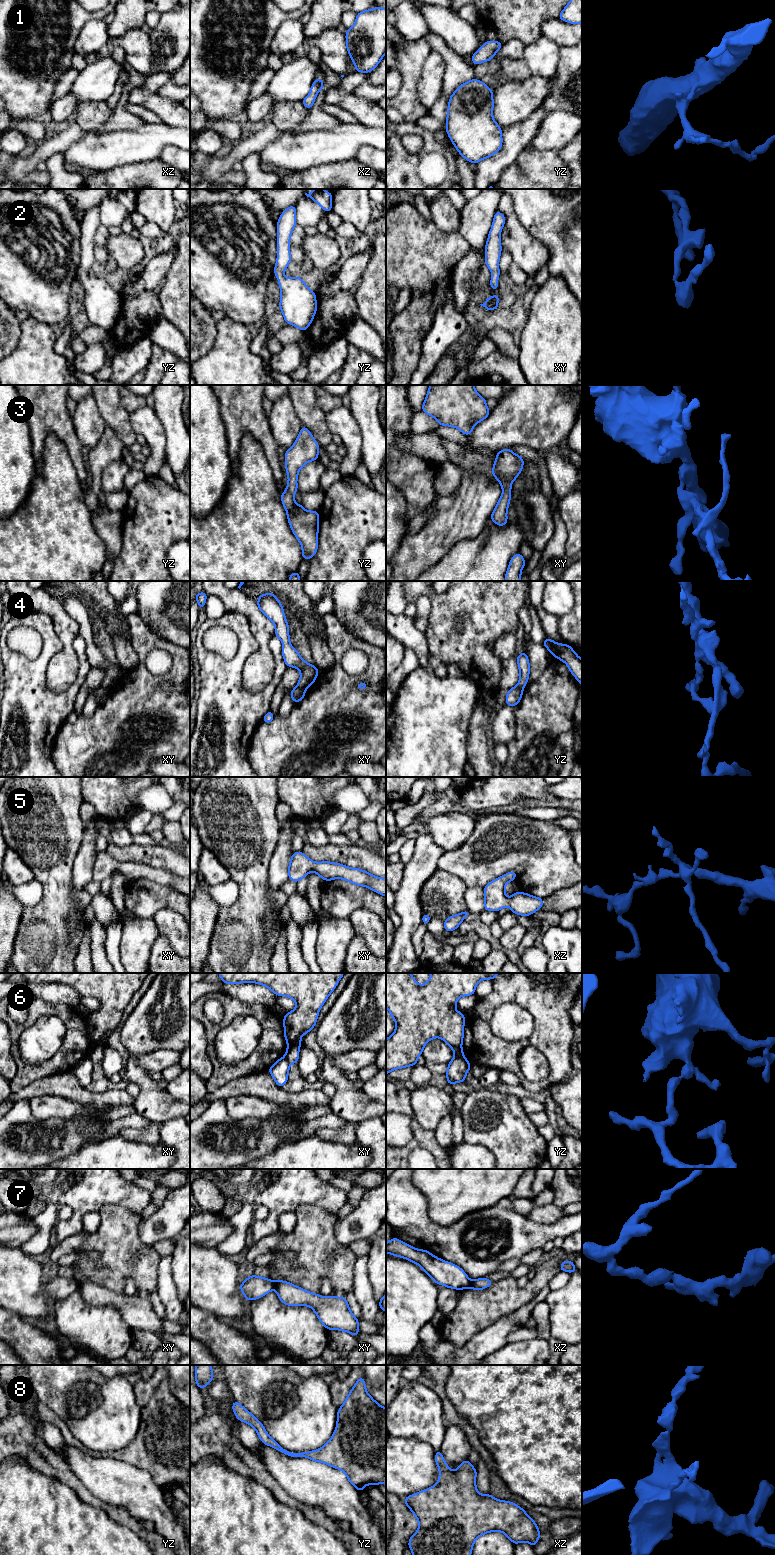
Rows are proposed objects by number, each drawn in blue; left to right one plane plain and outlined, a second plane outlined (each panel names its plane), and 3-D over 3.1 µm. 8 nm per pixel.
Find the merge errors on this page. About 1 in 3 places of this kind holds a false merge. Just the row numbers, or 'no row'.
4, 6, 7

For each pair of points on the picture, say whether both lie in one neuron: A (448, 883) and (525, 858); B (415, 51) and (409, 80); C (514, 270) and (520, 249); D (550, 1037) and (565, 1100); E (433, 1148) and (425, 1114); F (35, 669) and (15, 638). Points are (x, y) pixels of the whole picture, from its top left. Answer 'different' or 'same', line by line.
A: different
B: same
C: different
D: different
E: different
F: different

